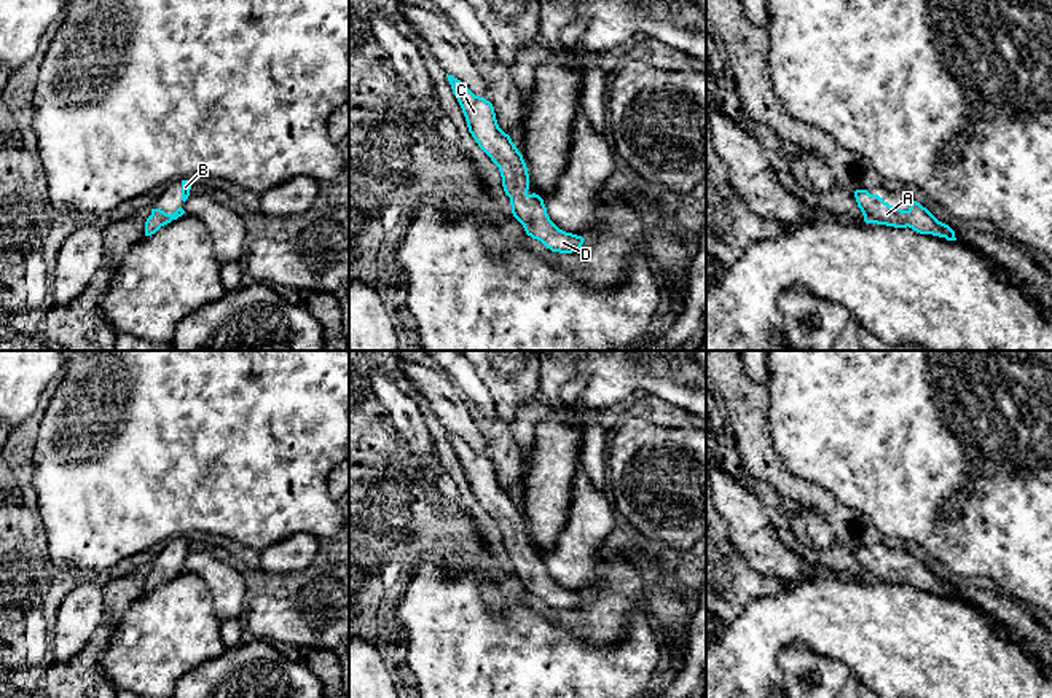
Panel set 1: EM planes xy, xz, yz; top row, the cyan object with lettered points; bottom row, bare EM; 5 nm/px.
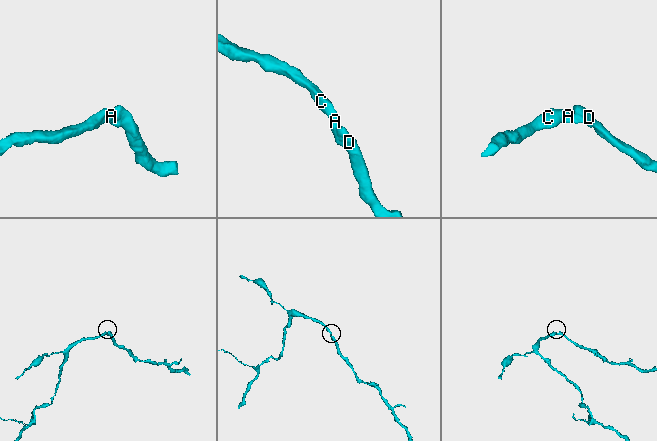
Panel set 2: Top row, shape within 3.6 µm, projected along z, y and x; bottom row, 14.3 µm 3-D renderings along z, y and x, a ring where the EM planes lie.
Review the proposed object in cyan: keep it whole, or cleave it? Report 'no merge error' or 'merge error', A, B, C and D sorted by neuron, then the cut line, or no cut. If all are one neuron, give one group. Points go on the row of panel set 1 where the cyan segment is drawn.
no merge error | A B C D | no cut

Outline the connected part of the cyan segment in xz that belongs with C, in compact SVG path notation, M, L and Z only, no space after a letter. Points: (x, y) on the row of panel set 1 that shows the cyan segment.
M446 73L446 76L462 108L469 132L499 167L504 191L510 198L512 214L523 225L526 234L540 241L552 252L577 252L585 239L559 229L550 220L544 199L536 193L528 193L529 174L526 163L510 135L499 127L493 104L475 96L453 75Z

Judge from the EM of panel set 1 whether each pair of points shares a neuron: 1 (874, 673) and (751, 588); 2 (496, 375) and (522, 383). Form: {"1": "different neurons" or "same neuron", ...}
{"1": "different neurons", "2": "same neuron"}

